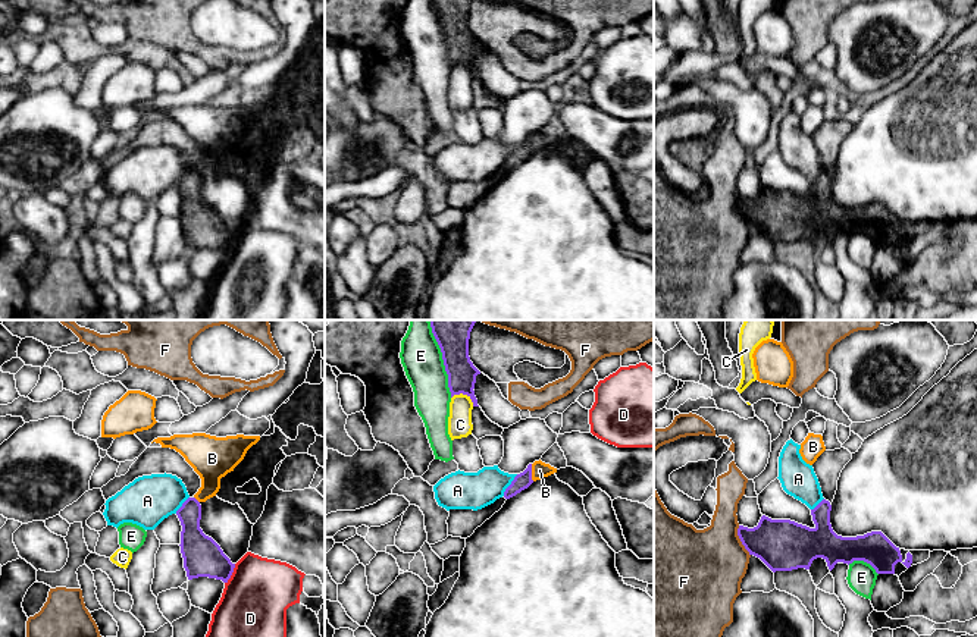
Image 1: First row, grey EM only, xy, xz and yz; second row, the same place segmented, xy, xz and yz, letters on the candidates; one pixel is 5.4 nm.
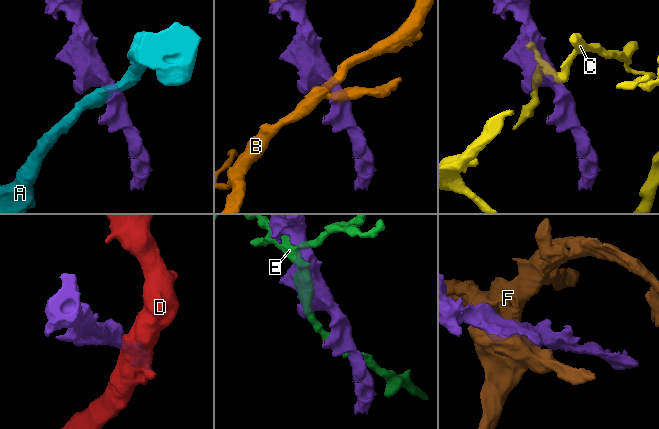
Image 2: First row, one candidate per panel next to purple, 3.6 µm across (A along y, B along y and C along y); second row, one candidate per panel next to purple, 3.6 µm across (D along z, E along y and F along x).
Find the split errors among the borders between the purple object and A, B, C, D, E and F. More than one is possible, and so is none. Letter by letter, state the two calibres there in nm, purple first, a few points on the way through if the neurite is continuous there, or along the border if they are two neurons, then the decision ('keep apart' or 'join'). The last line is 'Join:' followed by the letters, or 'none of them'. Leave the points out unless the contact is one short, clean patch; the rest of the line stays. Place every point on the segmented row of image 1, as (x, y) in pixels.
A: calibres 90 and 200 nm; border xz (517, 474), (503, 495); keep apart
B: calibres 90 and 90 nm; border xz (531, 464), (531, 477), (534, 480); keep apart
C: calibres 160 and 130 nm; keep apart
D: calibres 220 and 360 nm; border xy (235, 564), (231, 577), (225, 583); keep apart
E: calibres 240 and 220 nm; keep apart
F: calibres 280 and 420 nm; keep apart
Join: none of them

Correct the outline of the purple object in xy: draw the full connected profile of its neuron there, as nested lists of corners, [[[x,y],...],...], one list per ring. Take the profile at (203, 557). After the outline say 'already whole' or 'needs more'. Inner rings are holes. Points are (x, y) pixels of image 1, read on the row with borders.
[[[188,498],[176,511],[181,521],[181,553],[188,580],[209,577],[228,583],[235,564],[223,553],[220,546],[200,528],[201,505]]]; already whole

